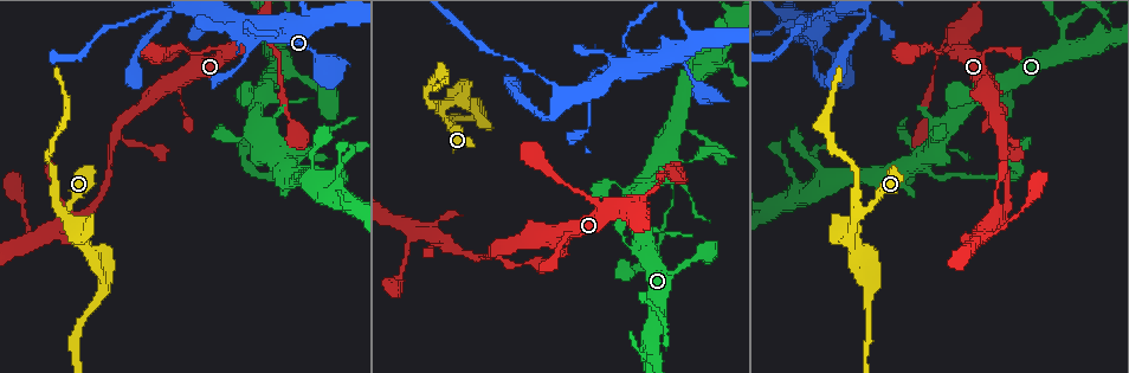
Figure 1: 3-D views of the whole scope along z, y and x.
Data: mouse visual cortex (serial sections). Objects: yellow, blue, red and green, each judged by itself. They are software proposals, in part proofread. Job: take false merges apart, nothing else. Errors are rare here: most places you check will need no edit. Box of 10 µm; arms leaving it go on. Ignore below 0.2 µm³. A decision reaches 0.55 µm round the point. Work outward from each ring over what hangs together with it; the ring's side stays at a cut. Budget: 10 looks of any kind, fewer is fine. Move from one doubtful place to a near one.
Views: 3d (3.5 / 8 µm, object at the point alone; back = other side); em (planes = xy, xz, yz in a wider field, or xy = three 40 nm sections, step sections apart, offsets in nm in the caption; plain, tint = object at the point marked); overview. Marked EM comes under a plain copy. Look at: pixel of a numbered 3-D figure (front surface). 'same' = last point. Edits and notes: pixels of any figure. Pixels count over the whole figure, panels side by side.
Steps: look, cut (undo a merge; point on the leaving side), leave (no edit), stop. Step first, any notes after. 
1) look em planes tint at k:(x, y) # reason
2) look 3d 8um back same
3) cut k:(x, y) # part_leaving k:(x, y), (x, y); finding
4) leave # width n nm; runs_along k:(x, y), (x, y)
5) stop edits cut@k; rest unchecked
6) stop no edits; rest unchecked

look 3d 8um at 1:(108, 286) # touches itself

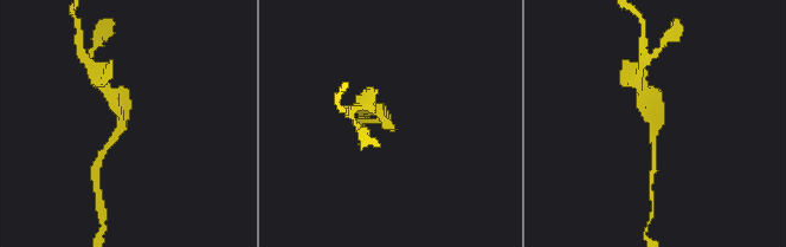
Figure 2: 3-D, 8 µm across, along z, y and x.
look 3d 3.5um same # closer look

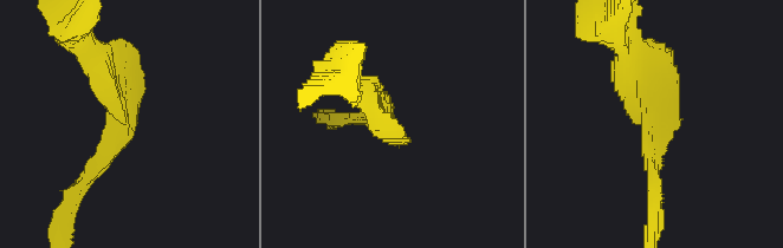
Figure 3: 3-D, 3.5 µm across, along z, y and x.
look em planes tint at 3:(132, 121) # arm_widths 200, 300 nm; now the EM

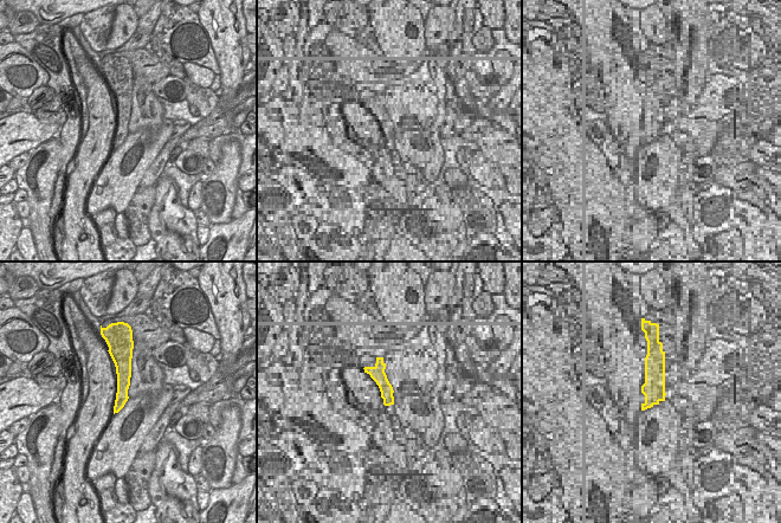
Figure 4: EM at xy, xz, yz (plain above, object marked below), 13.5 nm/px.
leave # runs_along 3:(627, 72), (648, 119), (681, 119); continuous, no second cell

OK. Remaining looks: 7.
look 3d 3.5um back at 1:(1063, 27) # three arms meet

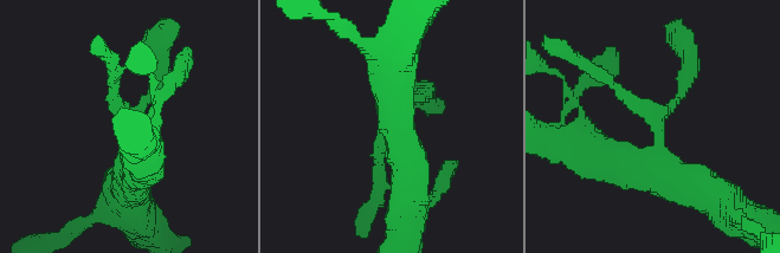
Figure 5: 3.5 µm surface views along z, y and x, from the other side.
look em planes tint at 5:(655, 121)

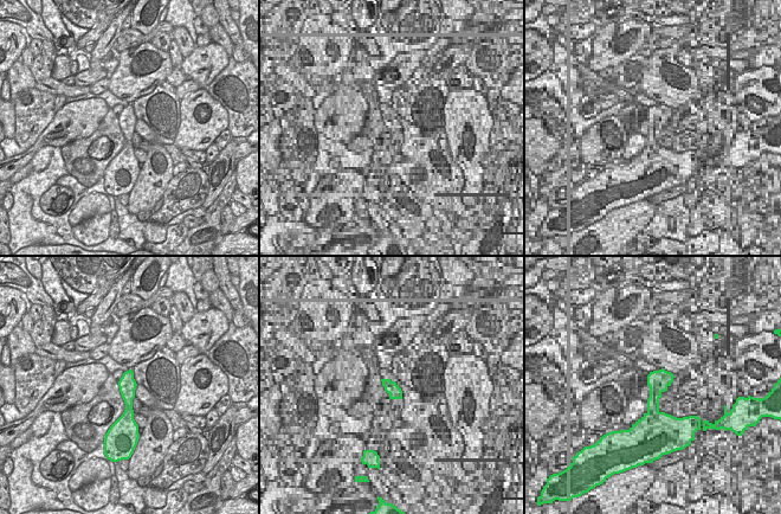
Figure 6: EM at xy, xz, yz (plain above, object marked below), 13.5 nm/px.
leave # width 240 nm; runs_along 6:(129, 373), (128, 417), (123, 426); continuous, no second cell

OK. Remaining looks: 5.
look em xy step 3 tint at 1:(639, 64) # thin arm on a thick one

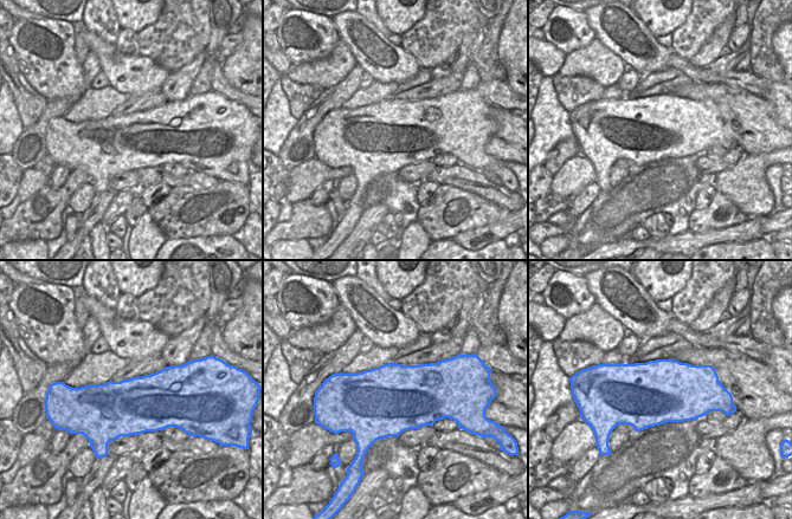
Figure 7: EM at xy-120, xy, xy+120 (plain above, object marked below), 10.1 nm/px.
look 3d 3.5um back same # see where the arms go

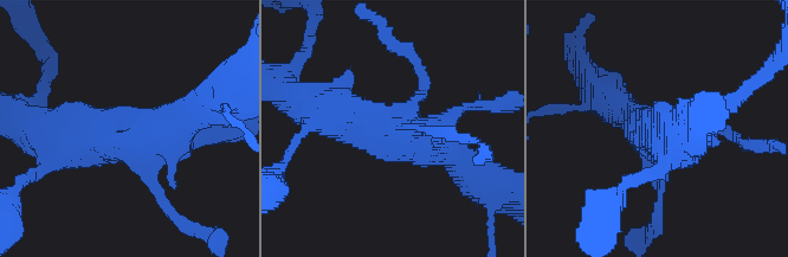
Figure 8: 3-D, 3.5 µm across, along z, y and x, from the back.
leave # width 700 nm; runs_along 8:(58, 156), (196, 109); one cell here

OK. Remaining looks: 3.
look 3d 3.5um at 1:(961, 29) # sharp bend

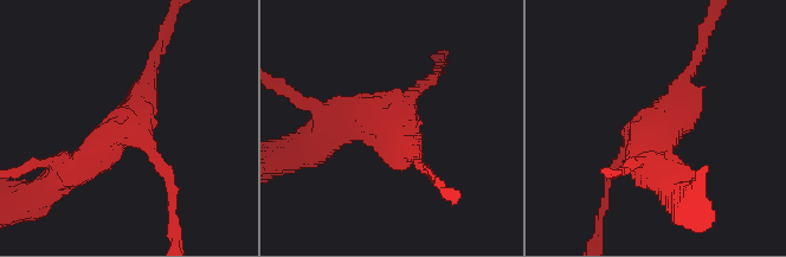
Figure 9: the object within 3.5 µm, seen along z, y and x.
leave # continuous, no second cell

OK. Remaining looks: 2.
stop no edits; rest unchecked

